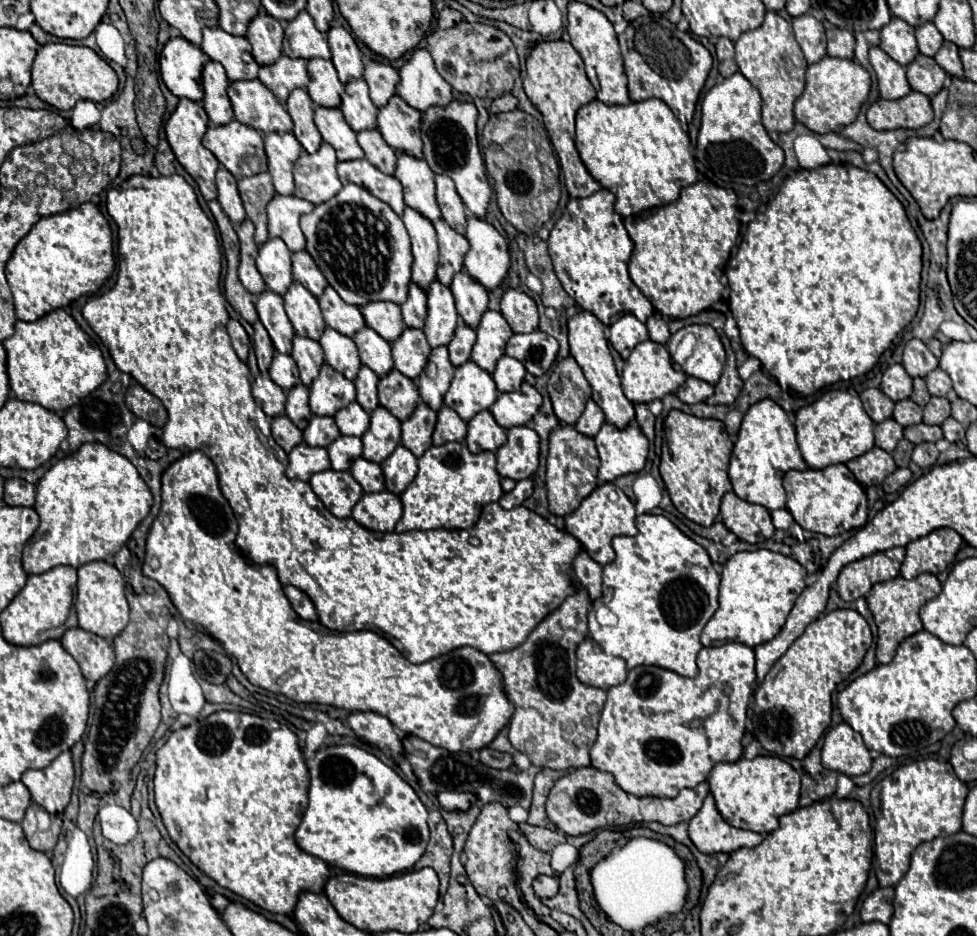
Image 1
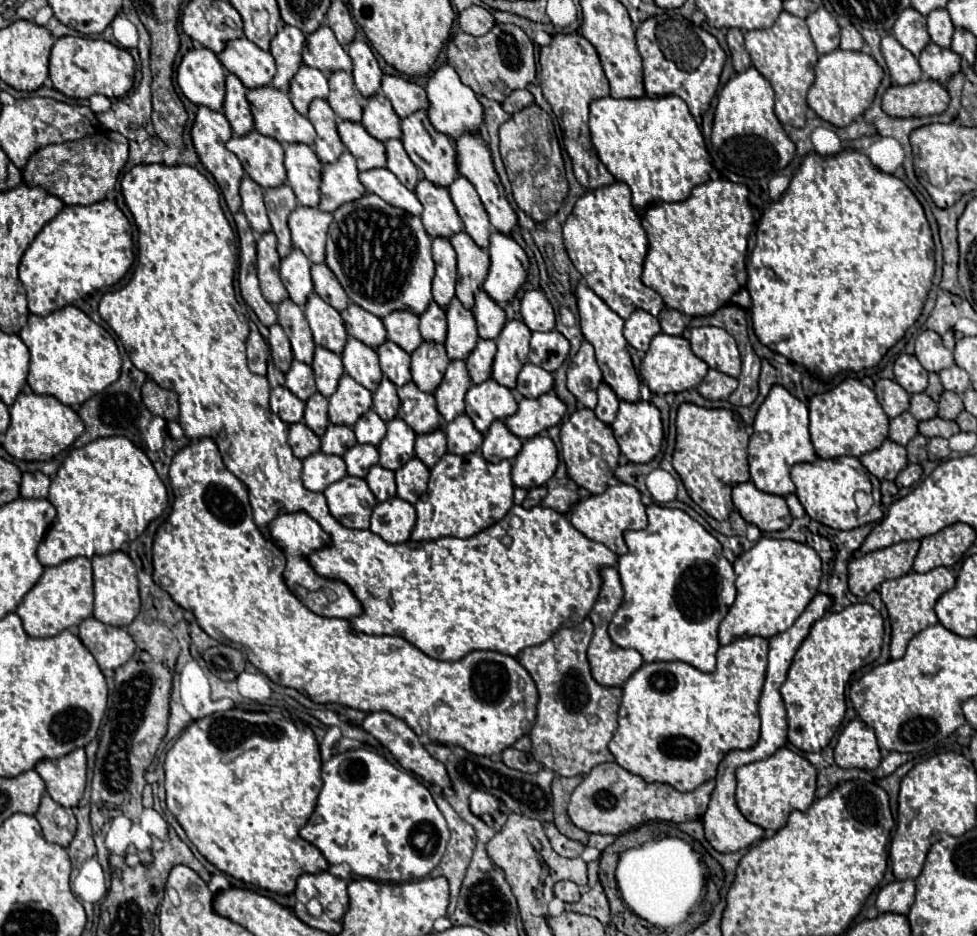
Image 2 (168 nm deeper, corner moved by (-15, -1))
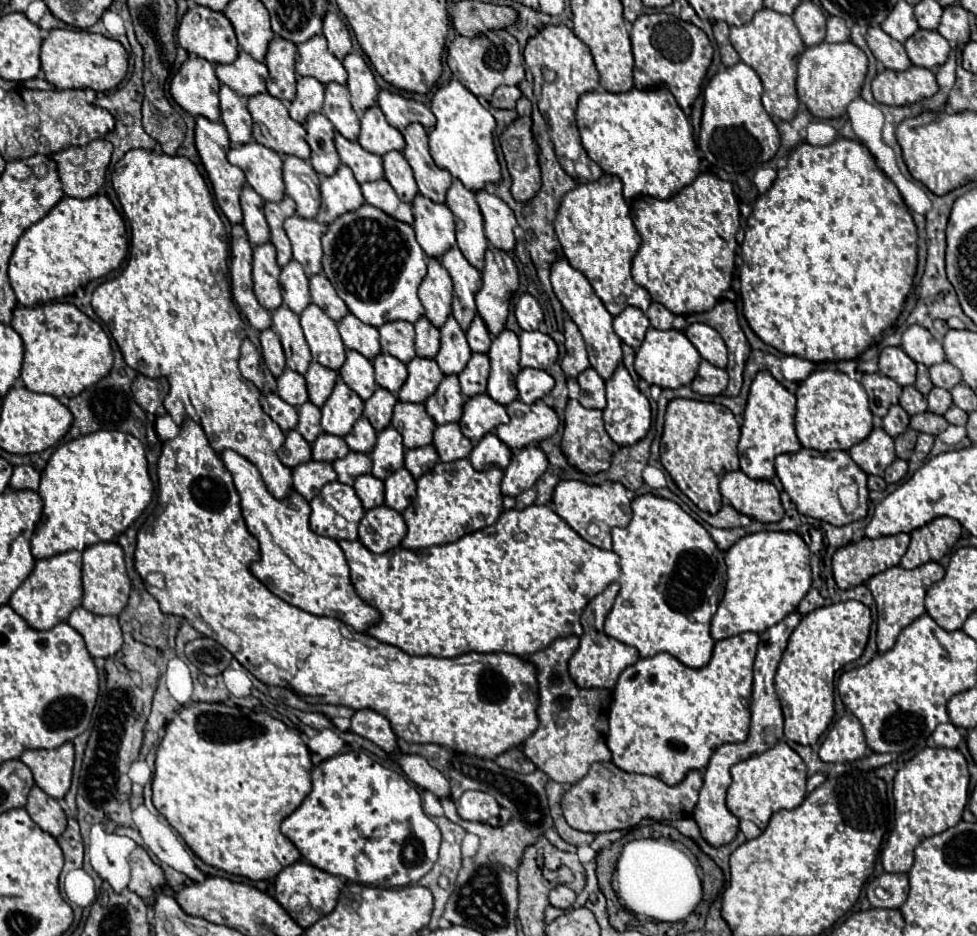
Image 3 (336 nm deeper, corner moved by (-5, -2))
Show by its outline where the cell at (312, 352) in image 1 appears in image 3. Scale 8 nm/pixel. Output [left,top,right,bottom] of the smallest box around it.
[305,362,337,408]

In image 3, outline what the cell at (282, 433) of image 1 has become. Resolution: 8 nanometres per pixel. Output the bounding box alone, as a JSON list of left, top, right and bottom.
[279,430,311,468]

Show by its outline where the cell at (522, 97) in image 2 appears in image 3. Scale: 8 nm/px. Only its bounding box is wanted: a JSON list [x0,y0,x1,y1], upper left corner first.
[489,86,523,108]

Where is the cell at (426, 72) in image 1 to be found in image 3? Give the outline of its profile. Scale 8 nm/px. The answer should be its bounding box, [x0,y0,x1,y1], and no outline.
[429,80,501,190]

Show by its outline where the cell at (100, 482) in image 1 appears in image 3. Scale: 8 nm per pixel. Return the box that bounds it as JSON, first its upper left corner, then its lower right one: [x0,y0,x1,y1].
[31,430,153,560]

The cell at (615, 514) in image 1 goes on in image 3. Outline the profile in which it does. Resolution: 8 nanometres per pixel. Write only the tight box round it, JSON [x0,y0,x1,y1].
[553,480,631,550]

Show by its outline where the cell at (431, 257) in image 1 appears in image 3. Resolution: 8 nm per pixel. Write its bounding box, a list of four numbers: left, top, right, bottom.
[419,258,453,328]

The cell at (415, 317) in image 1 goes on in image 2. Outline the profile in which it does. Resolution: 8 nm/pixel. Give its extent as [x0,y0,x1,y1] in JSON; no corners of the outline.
[419,301,447,343]

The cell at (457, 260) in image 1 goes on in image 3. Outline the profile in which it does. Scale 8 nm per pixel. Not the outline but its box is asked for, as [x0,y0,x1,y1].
[441,248,481,332]

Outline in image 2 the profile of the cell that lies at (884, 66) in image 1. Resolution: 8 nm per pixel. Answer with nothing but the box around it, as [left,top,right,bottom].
[881,35,923,85]

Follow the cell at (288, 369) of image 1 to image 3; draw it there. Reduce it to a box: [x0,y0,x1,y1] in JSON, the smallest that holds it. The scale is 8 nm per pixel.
[277,370,309,408]

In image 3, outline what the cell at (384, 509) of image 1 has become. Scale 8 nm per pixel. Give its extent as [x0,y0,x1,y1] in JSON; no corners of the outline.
[359,506,407,552]

